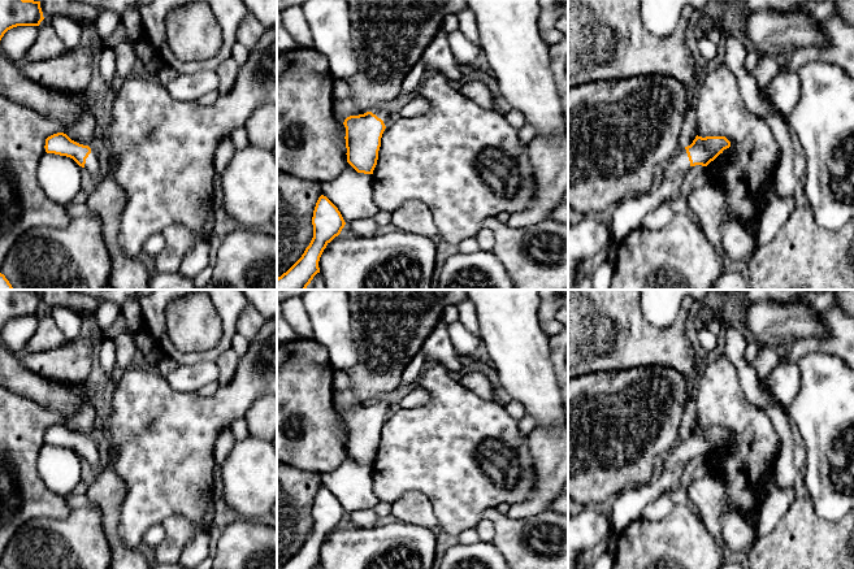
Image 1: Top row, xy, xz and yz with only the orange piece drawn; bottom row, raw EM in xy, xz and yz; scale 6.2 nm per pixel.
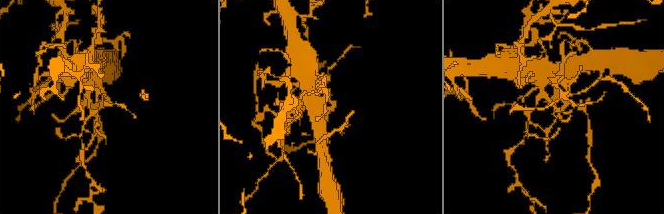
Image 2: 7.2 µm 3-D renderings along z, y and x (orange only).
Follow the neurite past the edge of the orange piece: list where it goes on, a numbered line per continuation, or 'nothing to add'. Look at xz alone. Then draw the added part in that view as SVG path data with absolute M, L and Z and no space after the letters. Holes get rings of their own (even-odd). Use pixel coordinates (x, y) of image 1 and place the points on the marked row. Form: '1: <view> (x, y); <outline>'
1: xz (380, 112); M382 105L378 107L377 109L374 109L372 113L376 114L382 121L386 121L389 118L389 114L390 114Z

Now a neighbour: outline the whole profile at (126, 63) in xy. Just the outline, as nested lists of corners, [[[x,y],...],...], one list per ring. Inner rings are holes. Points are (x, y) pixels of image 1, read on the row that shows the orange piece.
[[[123,42],[114,47],[116,74],[122,79],[138,71],[138,58],[134,44]]]

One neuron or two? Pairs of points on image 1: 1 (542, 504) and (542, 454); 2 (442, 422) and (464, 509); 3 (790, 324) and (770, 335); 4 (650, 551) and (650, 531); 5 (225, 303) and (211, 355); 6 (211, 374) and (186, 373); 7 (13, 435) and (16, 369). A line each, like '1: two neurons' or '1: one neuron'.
1: one neuron
2: one neuron
3: one neuron
4: one neuron
5: one neuron
6: one neuron
7: two neurons

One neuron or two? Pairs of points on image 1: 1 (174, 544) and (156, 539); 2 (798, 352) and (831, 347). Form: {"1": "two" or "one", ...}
{"1": "two", "2": "one"}

